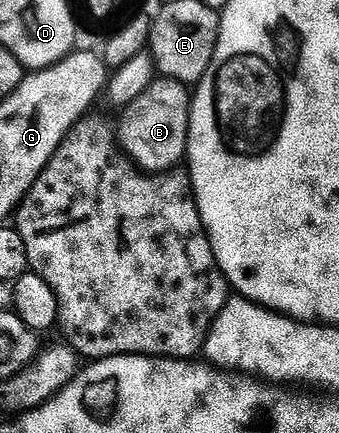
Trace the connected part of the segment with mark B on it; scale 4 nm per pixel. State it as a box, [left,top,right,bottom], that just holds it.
[116,77,191,173]

